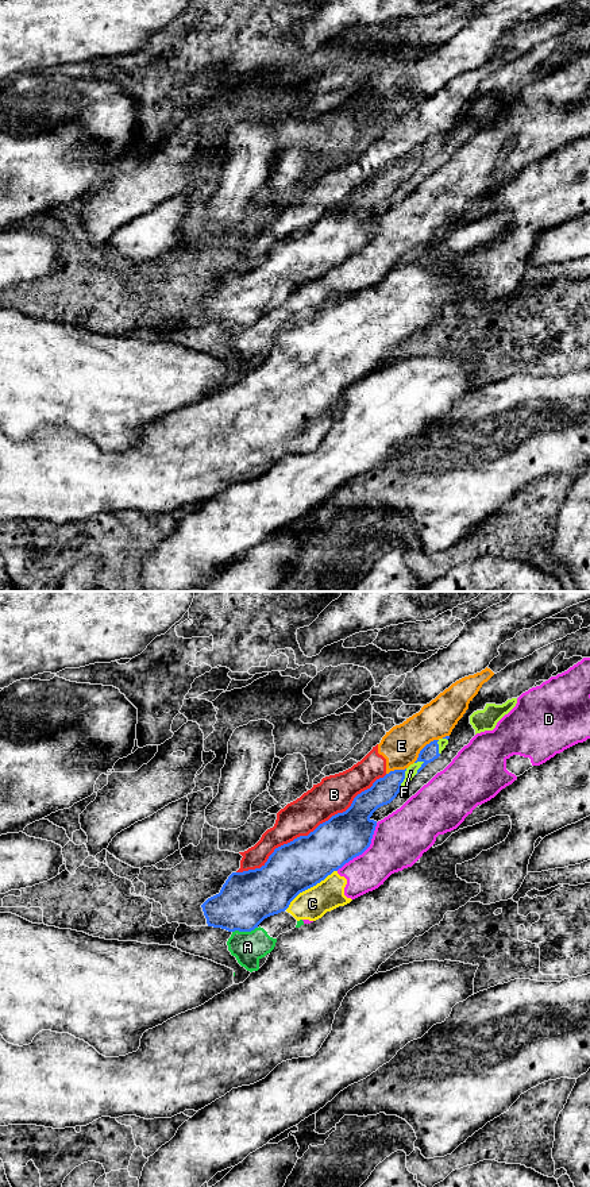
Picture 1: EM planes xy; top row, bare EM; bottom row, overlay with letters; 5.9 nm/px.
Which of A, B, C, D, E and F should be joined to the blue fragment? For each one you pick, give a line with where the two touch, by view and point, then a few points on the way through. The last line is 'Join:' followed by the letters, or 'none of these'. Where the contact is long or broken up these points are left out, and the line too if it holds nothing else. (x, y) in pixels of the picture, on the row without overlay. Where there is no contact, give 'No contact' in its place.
F: Touches blue at xy (420, 162)
Join: F

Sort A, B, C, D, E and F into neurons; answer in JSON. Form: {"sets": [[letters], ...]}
{"sets": [["A", "C", "D"], ["B", "E"], ["F"]]}

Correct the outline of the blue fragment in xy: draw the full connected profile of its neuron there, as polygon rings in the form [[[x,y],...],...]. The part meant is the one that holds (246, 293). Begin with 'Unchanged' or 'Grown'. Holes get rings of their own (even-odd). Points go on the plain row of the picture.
Grown. [[[446,131],[431,136],[420,146],[413,159],[405,165],[390,166],[383,173],[377,174],[370,184],[354,193],[346,207],[332,211],[308,231],[300,231],[275,243],[261,263],[232,267],[220,288],[201,300],[208,321],[228,327],[251,327],[265,313],[285,307],[300,288],[316,281],[333,266],[362,250],[370,242],[377,221],[377,216],[370,213],[373,208],[390,199],[414,170],[437,154],[448,139],[448,134],[450,131]]]

